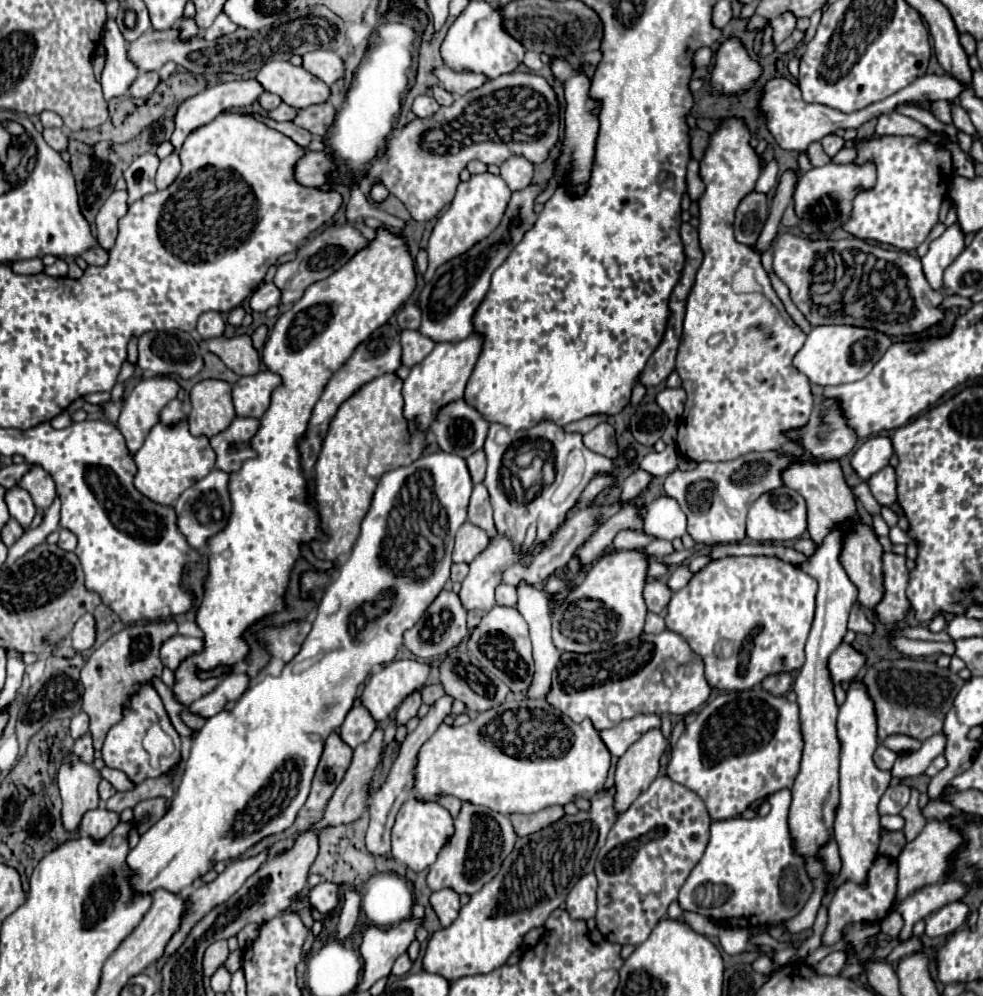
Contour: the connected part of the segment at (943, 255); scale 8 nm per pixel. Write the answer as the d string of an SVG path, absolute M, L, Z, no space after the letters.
M957 223L945 229L945 233L931 243L927 255L921 261L923 261L923 273L935 291L943 289L943 273L949 267L949 263L953 263L953 259L961 255L963 249L965 249L965 237Z

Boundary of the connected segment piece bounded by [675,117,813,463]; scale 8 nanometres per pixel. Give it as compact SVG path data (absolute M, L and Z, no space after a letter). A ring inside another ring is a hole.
M729 117L723 119L709 135L709 145L699 165L699 177L705 183L705 193L699 197L699 243L703 249L703 263L695 275L695 283L687 297L687 311L683 321L683 335L677 353L677 373L683 381L687 393L683 423L677 431L679 453L695 463L701 461L729 461L737 459L749 451L767 451L781 449L793 455L801 455L801 449L789 443L783 433L793 427L801 427L809 419L813 407L813 395L809 379L793 367L793 357L805 345L805 333L793 323L785 313L783 303L773 291L767 273L761 267L761 257L751 249L735 241L733 237L733 219L735 211L745 195L755 189L755 181L761 173L759 157L749 145L751 133L743 119ZM741 263L753 267L755 281L761 285L761 293L733 293L731 281Z

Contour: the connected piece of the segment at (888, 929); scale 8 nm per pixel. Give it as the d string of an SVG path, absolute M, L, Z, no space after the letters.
M891 911L883 921L881 921L881 932L894 937L900 933L901 927L903 927L903 919L897 911Z

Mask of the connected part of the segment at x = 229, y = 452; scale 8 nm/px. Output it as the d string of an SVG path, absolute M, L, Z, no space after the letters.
M235 417L235 421L225 431L213 435L211 447L217 453L215 467L225 473L233 473L237 471L237 467L241 467L245 459L253 457L255 451L249 447L249 439L255 435L257 429L259 429L259 419Z

